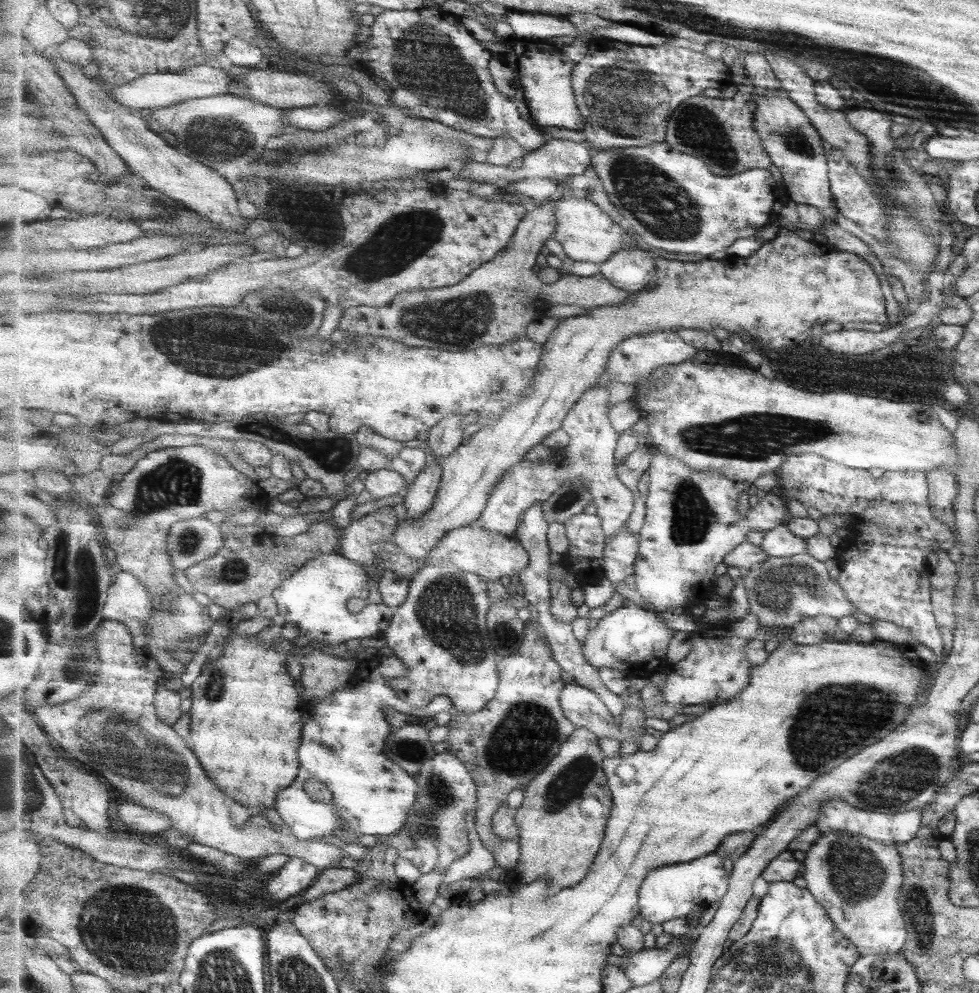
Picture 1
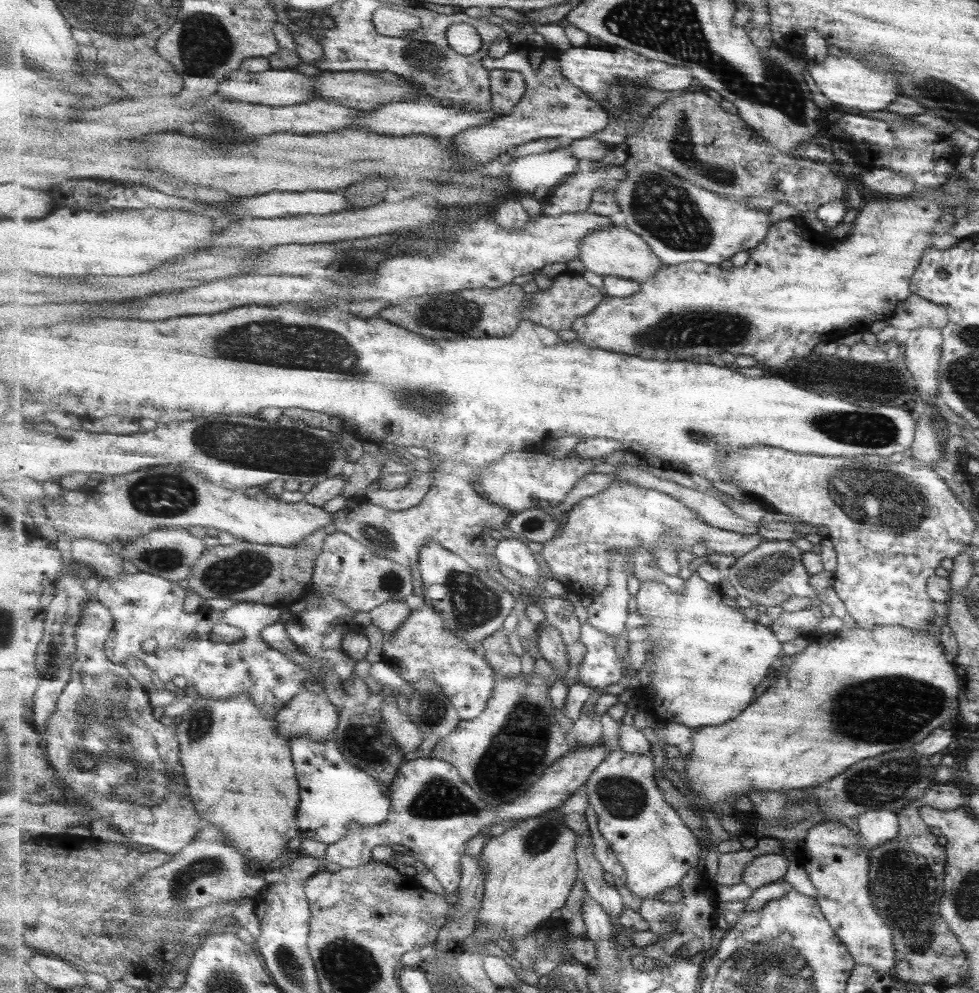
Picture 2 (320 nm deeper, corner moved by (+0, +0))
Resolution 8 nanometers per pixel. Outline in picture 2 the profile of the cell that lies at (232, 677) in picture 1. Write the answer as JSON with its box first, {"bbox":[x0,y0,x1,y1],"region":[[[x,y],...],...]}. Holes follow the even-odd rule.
{"bbox":[176,694,302,870],"region":[[[248,694],[227,700],[200,697],[186,710],[176,727],[183,773],[187,776],[187,787],[191,790],[191,801],[199,818],[219,826],[223,833],[227,832],[227,836],[231,836],[231,844],[235,844],[251,868],[254,864],[261,864],[263,870],[285,852],[285,846],[295,839],[295,835],[301,835],[297,813],[302,798],[297,769],[291,758],[291,739],[279,736],[277,721],[261,712],[254,697]]]}

